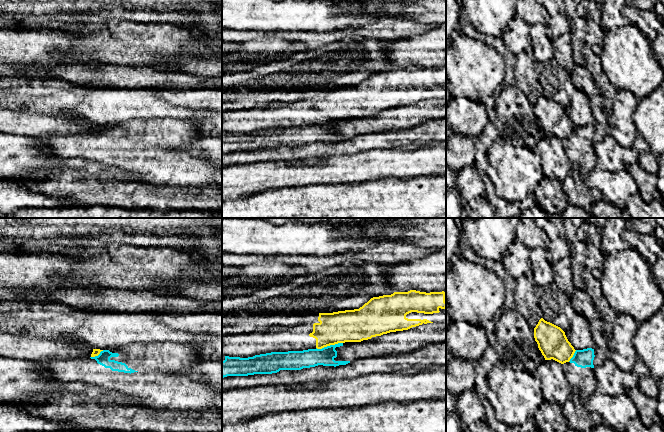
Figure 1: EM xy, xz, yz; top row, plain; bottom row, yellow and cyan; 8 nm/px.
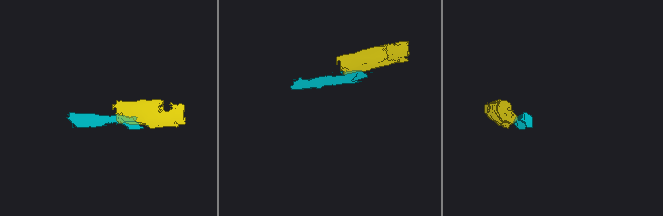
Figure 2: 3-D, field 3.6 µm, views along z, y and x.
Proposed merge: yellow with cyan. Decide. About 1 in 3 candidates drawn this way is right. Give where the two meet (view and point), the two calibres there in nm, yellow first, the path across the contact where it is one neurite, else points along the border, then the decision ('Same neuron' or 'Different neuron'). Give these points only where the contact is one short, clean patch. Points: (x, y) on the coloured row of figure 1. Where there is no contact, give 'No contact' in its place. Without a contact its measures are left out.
Touches yellow at xz (329, 345). Thickness 260 nm (yellow) against 140 nm. Boundary: xz (342, 342), (316, 348). Different neuron

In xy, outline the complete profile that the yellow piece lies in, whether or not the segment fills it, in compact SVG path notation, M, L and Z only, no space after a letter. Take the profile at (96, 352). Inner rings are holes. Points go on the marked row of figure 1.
M0 332L0 357L45 362L95 357L103 350L94 349L86 343L69 343Z

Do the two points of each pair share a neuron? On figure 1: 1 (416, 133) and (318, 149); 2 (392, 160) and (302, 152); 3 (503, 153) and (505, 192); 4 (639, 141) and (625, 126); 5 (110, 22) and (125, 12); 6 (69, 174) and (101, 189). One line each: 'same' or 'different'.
1: same
2: different
3: same
4: different
5: different
6: same

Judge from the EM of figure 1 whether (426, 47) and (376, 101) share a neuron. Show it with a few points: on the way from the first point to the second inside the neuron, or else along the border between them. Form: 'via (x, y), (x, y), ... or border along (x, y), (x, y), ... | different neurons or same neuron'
border along (431, 67), (408, 66), (394, 68) | different neurons

